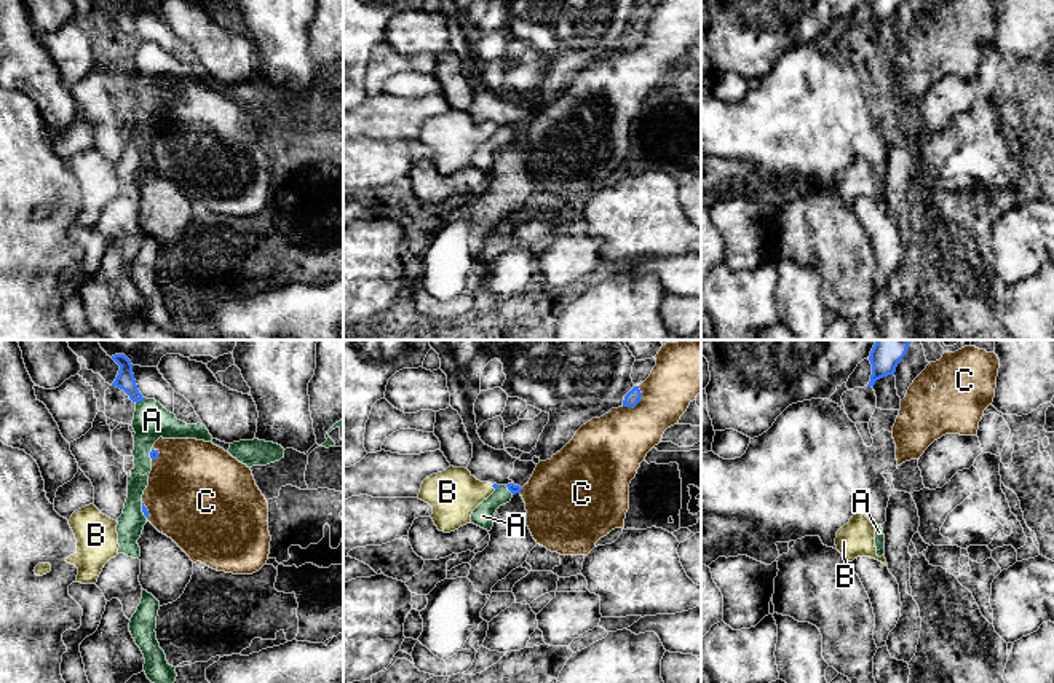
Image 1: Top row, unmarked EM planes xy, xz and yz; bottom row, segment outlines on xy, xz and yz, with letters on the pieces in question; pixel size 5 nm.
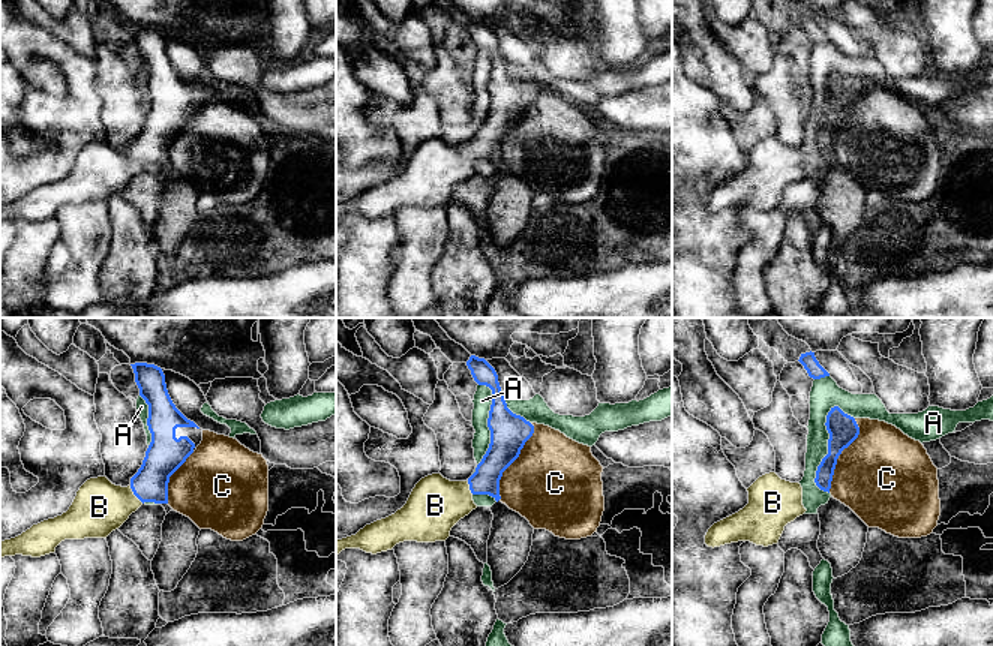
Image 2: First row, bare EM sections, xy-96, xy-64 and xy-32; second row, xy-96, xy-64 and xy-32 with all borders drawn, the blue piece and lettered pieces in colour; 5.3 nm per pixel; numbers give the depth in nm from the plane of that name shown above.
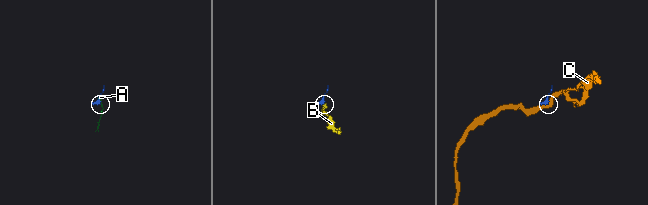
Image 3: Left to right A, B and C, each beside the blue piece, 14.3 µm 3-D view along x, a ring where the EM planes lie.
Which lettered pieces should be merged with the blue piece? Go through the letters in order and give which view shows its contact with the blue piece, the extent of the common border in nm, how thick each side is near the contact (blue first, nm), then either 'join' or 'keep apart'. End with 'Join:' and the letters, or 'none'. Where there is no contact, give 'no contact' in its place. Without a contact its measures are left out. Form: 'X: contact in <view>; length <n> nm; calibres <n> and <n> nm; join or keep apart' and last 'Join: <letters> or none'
A: contact in xy; length 60 nm; calibres 100 and 180 nm; keep apart
B: contact in xz; length 40 nm; calibres 20 and 260 nm; join
C: contact in xz; length 140 nm; calibres 80 and 320 nm; keep apart
Join: B

